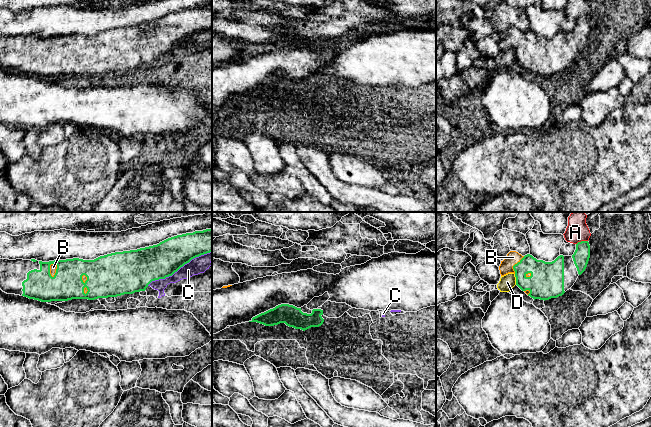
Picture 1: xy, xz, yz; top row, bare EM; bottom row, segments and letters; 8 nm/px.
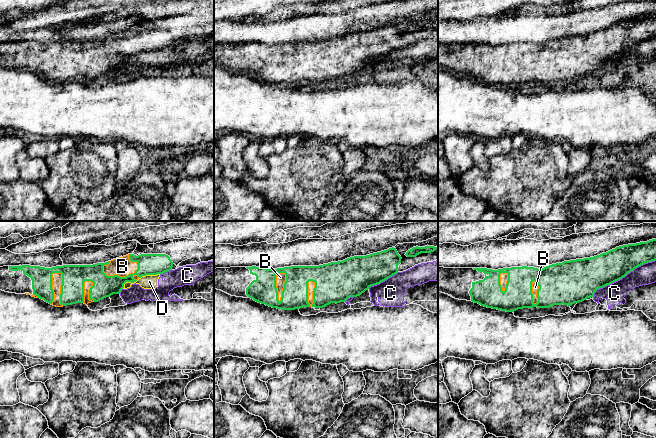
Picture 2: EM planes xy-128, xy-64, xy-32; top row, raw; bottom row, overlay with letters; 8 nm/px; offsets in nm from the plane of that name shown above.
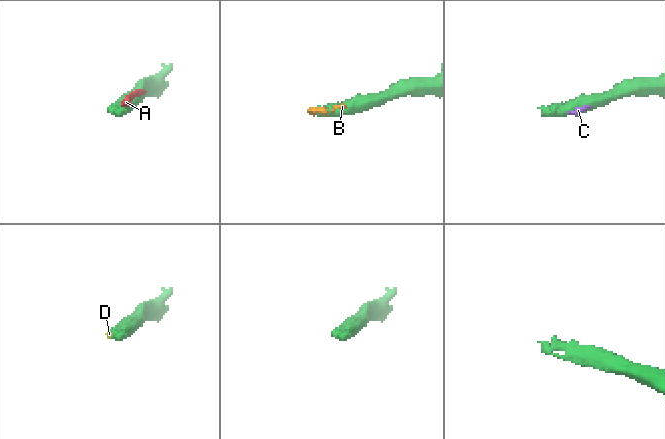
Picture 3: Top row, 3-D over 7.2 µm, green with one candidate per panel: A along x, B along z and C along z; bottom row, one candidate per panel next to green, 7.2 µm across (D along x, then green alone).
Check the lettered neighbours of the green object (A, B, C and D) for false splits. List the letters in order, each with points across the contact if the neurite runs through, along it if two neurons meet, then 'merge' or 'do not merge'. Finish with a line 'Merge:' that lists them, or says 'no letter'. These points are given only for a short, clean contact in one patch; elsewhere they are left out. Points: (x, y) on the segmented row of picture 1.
A: do not merge
B: merge
C: do not merge
D: do not merge
Merge: B

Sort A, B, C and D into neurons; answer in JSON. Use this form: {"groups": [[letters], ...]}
{"groups": [["A"], ["B"], ["C", "D"]]}

